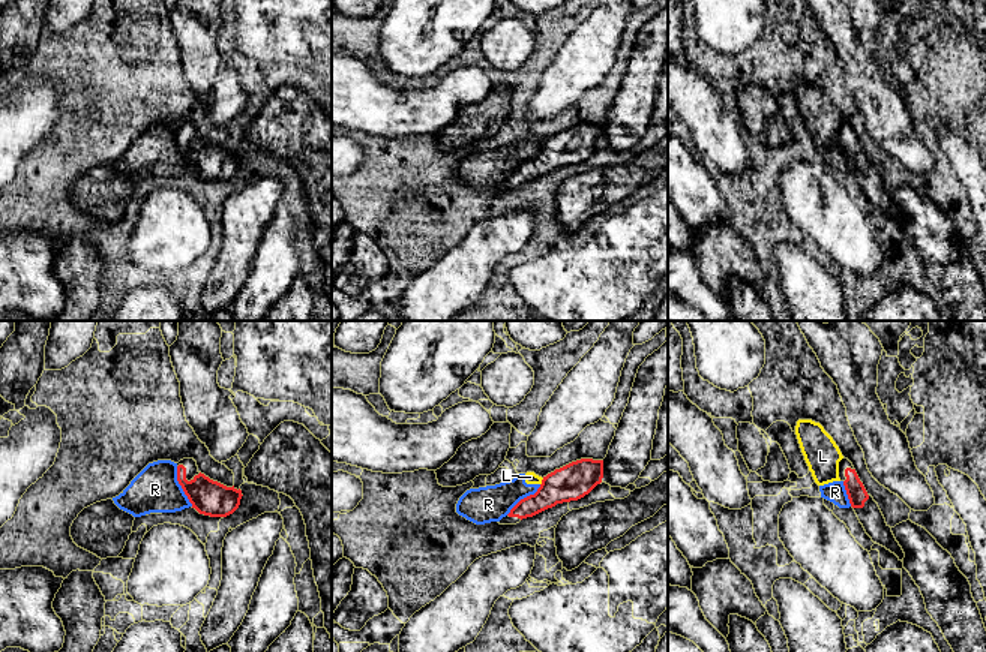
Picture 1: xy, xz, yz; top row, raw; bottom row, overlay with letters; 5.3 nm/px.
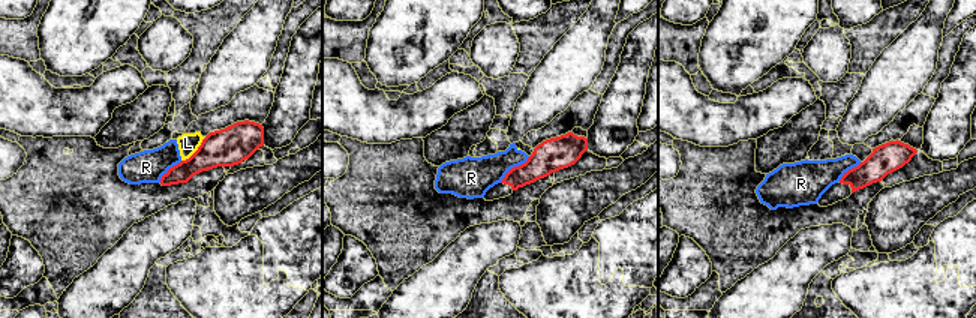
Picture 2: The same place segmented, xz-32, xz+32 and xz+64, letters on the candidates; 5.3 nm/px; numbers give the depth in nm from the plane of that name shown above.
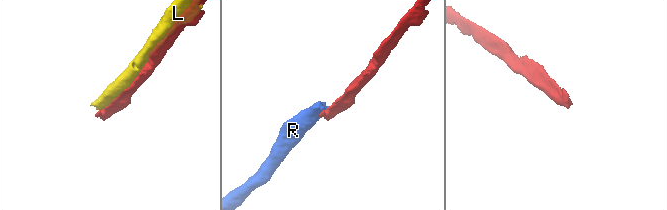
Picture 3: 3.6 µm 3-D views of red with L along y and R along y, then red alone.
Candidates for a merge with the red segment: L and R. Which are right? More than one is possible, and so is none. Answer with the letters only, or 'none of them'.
none of them

